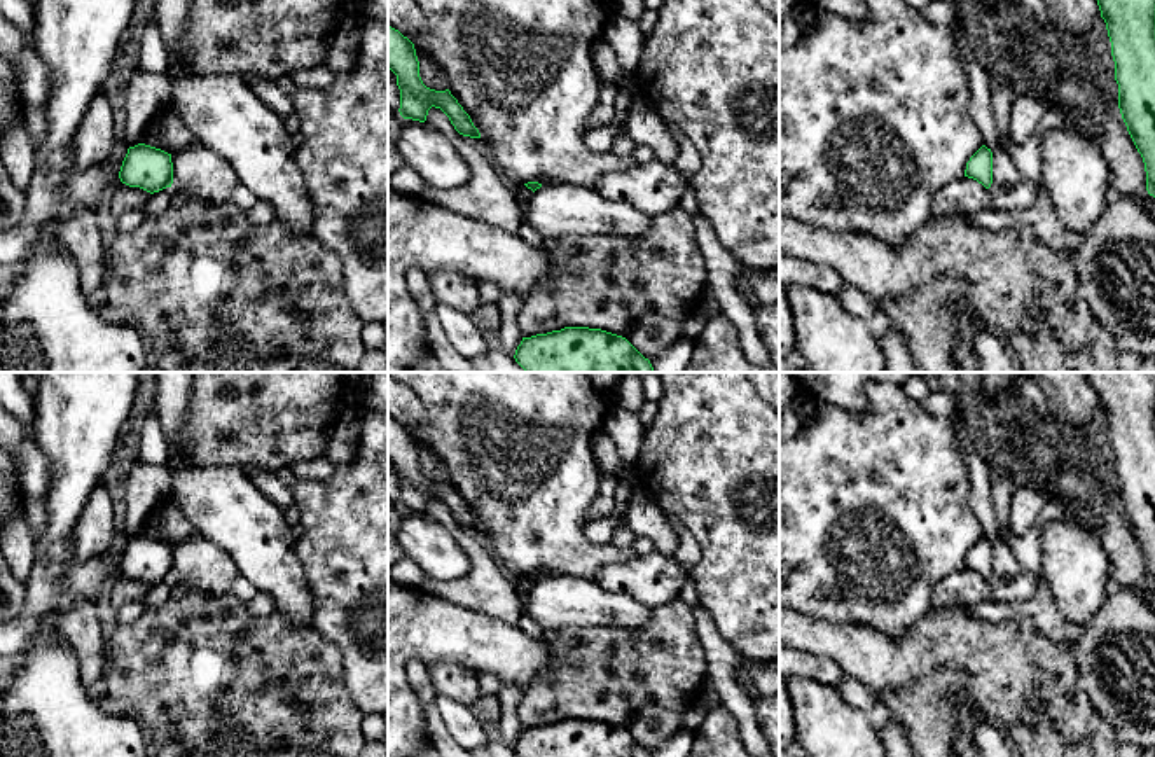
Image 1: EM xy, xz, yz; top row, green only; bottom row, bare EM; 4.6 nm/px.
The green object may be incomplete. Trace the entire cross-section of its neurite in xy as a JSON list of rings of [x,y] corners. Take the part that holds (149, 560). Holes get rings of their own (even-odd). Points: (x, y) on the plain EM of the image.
[[[145,535],[129,538],[122,552],[119,570],[126,577],[140,579],[150,586],[171,579],[171,545]]]

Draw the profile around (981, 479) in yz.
[[[952,414],[952,427],[956,435],[958,451],[963,455],[968,477],[972,484],[970,504],[982,524],[982,537],[992,540],[999,537],[999,526],[996,523],[996,510],[992,505],[992,476],[989,470],[989,462],[979,453],[973,444],[968,428],[959,414]]]

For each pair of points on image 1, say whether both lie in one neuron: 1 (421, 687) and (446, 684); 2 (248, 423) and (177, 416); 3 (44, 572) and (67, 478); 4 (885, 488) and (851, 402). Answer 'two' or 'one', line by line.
1: two
2: two
3: two
4: two

